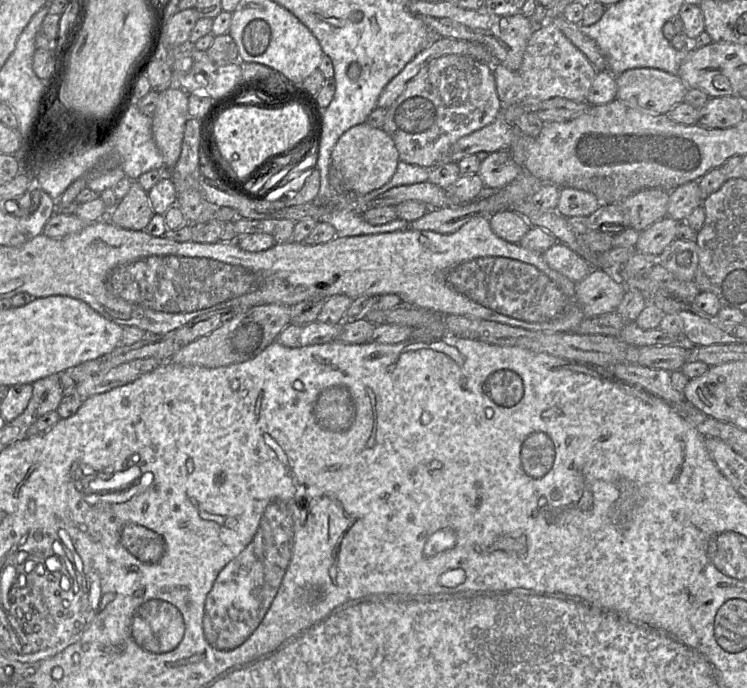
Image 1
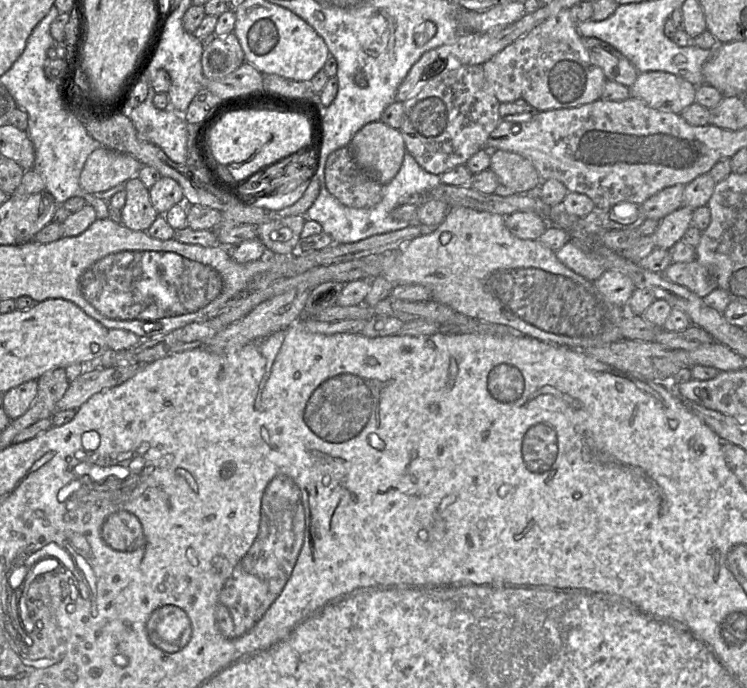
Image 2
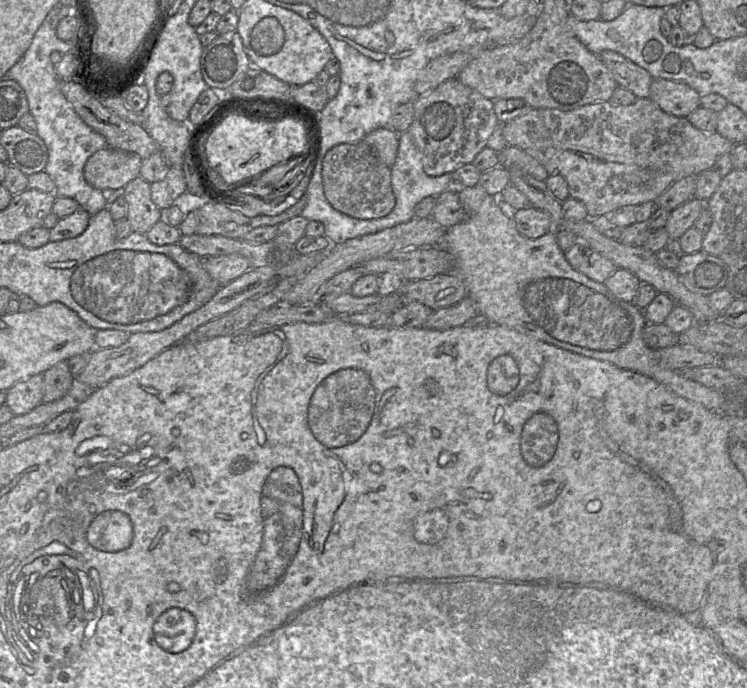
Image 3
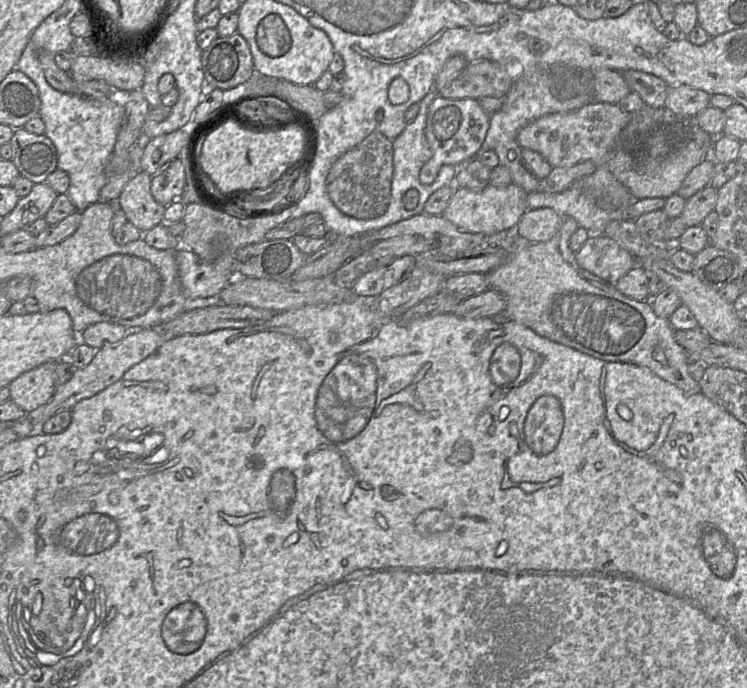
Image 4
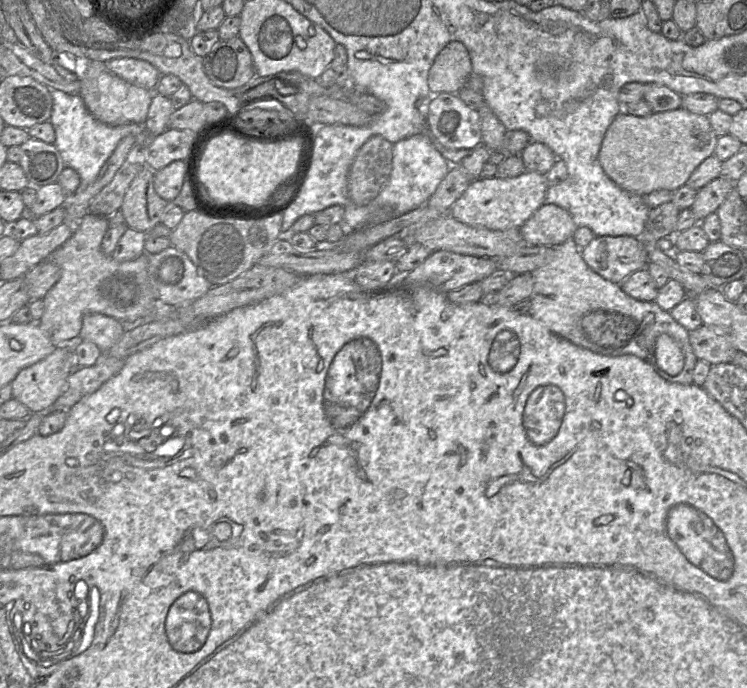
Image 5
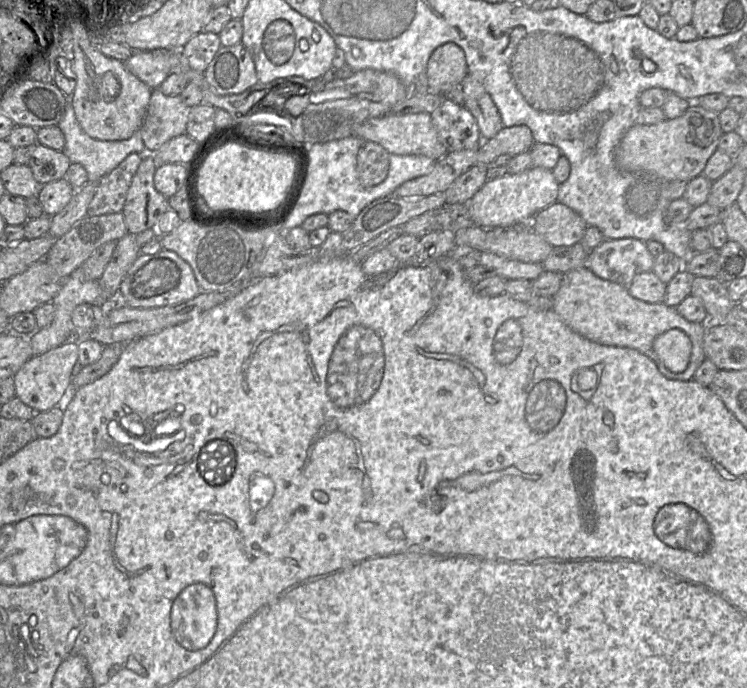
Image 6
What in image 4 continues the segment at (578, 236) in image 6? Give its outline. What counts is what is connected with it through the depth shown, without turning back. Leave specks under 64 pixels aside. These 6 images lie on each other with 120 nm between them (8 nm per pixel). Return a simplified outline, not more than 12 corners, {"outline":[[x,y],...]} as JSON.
{"outline":[[552,208],[528,209],[516,235],[545,242],[563,220]]}

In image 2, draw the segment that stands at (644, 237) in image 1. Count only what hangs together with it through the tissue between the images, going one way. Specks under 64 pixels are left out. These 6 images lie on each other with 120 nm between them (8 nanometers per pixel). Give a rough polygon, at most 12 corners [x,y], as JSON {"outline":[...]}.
{"outline":[[682,206],[665,216],[652,235],[668,250],[692,225],[693,209]]}

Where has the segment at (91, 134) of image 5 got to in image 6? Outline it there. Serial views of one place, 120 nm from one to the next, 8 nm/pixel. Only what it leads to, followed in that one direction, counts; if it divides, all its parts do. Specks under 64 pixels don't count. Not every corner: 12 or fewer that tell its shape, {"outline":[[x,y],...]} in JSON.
{"outline":[[70,99],[57,126],[62,152],[99,182],[132,153],[148,154],[139,131],[121,141],[88,136]]}

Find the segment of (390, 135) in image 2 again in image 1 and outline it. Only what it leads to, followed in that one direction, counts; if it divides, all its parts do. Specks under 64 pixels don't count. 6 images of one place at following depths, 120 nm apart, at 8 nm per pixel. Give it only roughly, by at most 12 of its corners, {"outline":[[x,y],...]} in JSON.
{"outline":[[360,124],[333,148],[344,191],[366,195],[394,176],[399,154]]}

